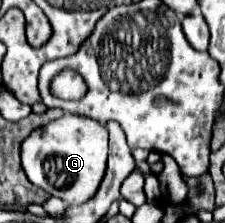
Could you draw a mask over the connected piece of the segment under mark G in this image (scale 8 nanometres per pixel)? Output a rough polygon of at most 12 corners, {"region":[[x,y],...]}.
{"region":[[64,114],[22,142],[28,180],[66,204],[90,200],[108,130]]}

